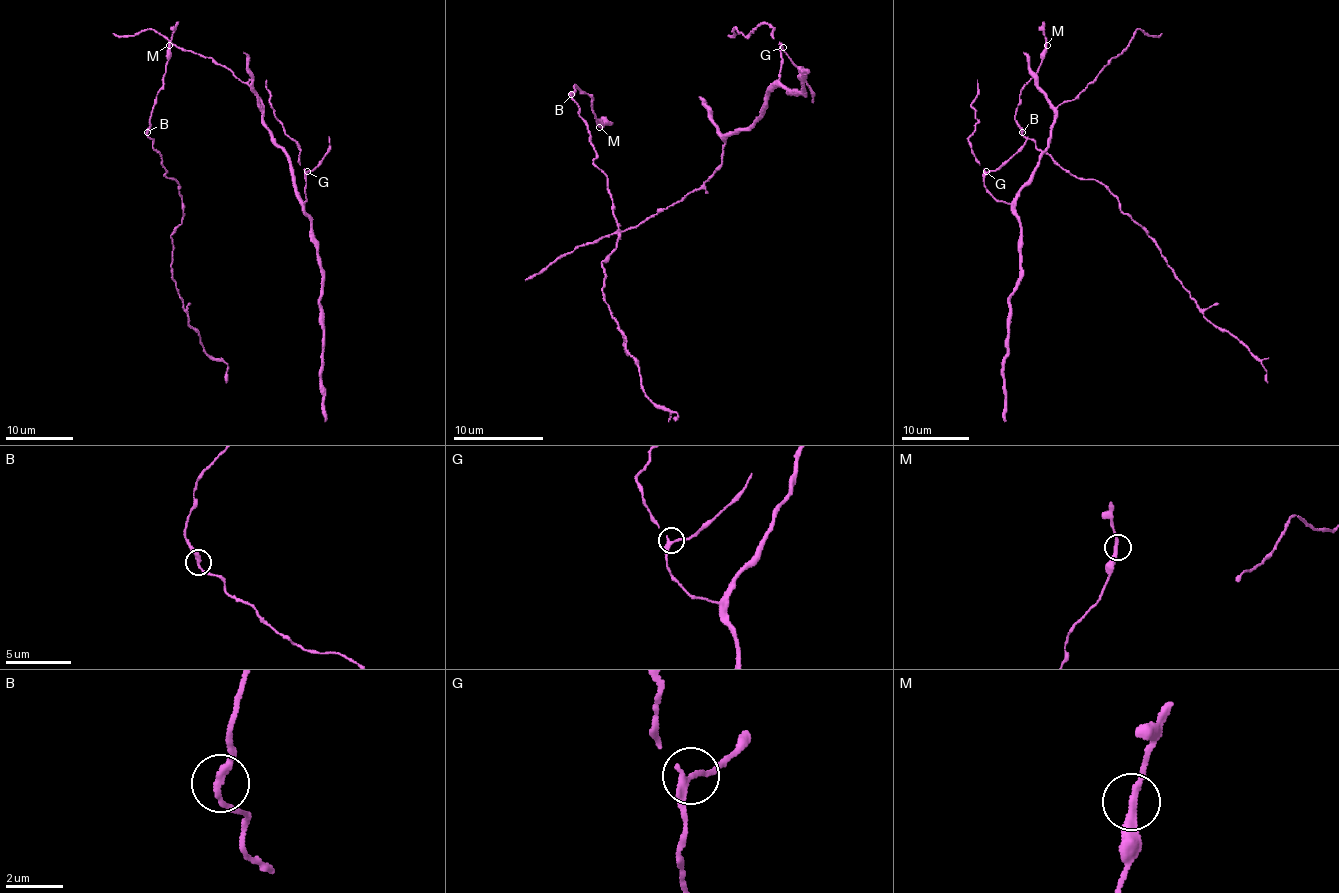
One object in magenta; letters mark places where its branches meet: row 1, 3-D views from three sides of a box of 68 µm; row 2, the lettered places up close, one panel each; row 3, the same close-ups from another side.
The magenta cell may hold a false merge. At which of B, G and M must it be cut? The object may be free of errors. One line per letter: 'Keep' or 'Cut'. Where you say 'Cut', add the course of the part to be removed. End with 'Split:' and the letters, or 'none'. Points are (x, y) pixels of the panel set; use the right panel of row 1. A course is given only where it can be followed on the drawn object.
B: Keep
G: Keep
M: Keep
Split: none

